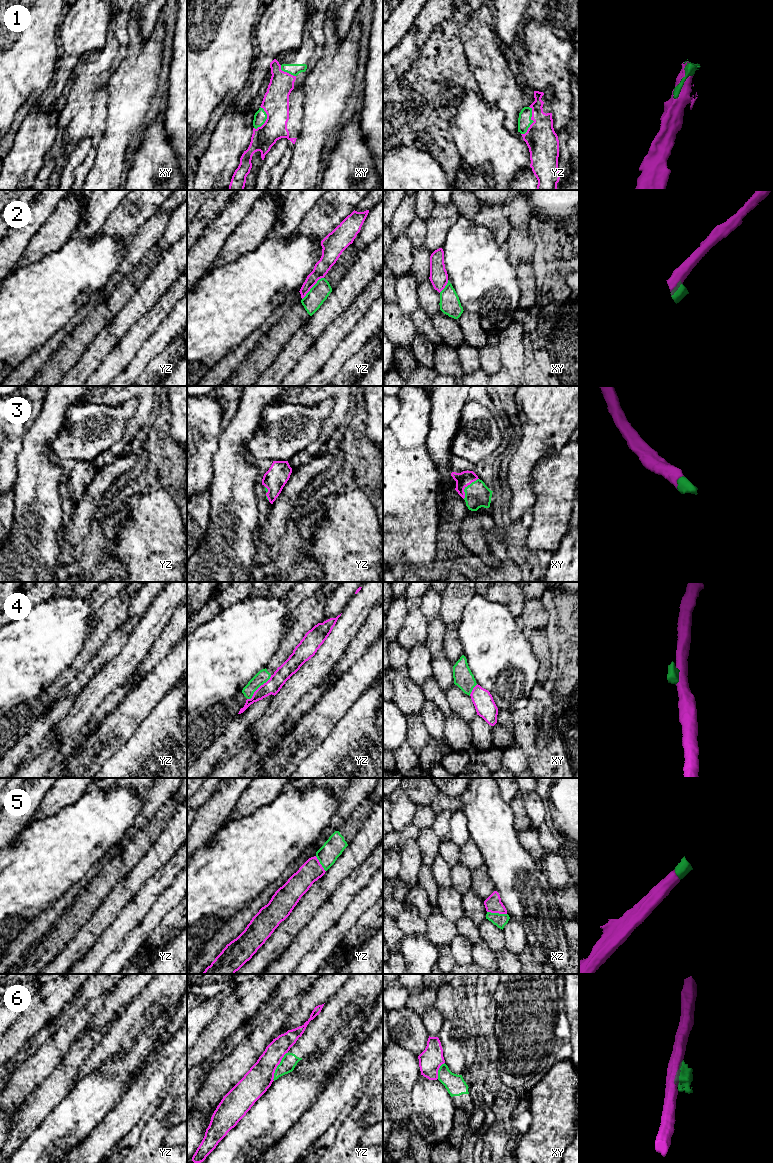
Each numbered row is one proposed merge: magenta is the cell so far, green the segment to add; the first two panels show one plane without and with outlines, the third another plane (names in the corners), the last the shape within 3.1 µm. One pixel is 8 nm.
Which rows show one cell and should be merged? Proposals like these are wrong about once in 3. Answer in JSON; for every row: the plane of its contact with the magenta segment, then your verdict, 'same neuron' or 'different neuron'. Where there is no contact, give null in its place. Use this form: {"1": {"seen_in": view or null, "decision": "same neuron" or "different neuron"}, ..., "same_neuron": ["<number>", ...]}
{"1": {"seen_in": "yz", "decision": "same neuron"}, "2": {"seen_in": "yz", "decision": "different neuron"}, "3": {"seen_in": "xy", "decision": "same neuron"}, "4": {"seen_in": "yz", "decision": "different neuron"}, "5": {"seen_in": "xz", "decision": "same neuron"}, "6": {"seen_in": "yz", "decision": "different neuron"}, "same_neuron": ["1", "3", "5"]}

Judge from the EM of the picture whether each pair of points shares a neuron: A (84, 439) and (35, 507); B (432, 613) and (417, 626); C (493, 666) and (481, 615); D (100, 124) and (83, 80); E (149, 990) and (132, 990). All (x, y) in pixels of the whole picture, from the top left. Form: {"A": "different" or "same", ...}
{"A": "different", "B": "different", "C": "same", "D": "same", "E": "different"}

